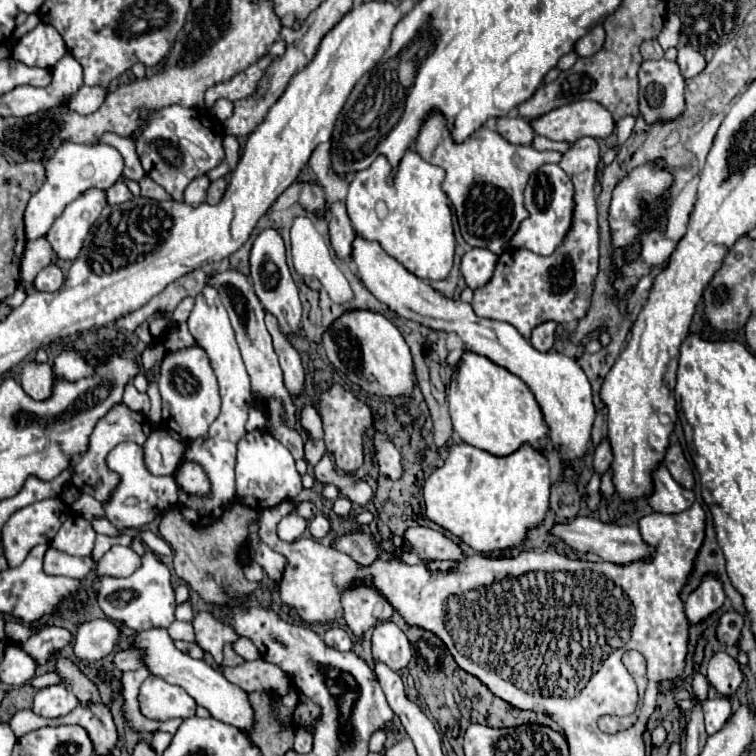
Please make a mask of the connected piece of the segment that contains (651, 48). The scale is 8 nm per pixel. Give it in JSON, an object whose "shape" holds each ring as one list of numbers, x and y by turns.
{"shape":[[646,40,642,46,640,46,640,54,644,60,660,60,664,56,664,50,660,48,658,40]]}

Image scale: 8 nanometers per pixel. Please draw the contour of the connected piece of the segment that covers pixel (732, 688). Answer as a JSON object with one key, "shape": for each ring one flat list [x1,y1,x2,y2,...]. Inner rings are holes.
{"shape":[[716,652,712,656,712,660,708,662,706,676,708,676,710,686,722,696,732,696,744,680,738,662,732,656,728,656,726,652]]}

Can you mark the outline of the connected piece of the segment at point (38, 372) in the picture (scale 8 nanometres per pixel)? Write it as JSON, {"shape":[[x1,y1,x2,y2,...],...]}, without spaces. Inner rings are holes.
{"shape":[[26,362,22,366,22,388,32,400,42,402,44,398,50,398,52,386,54,386,54,372,50,364]]}

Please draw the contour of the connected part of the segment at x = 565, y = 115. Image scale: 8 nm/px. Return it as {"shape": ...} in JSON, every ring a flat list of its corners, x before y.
{"shape":[[592,100,572,102,568,106,558,106,540,118,530,122,536,134,550,140,576,142,578,138,608,138,612,134,614,122,610,112]]}

